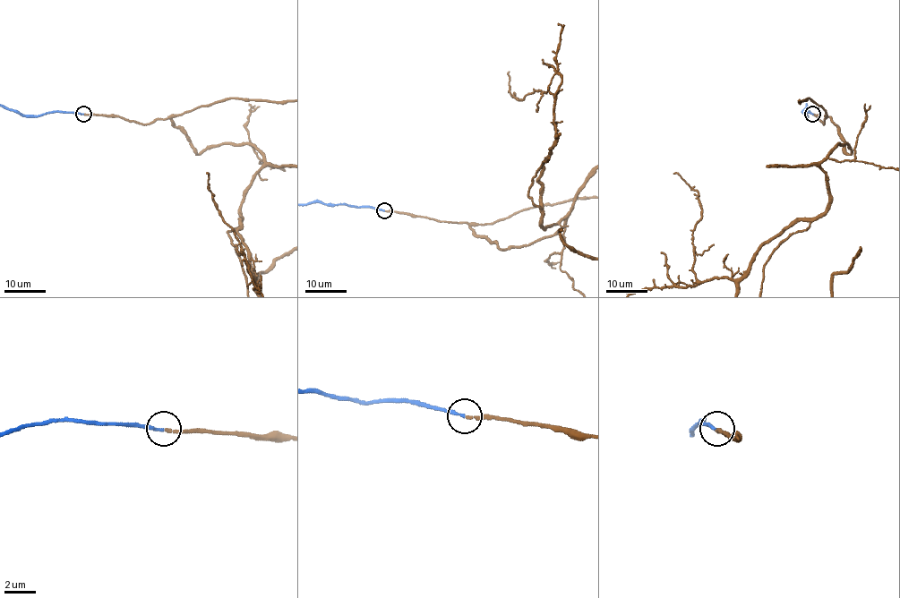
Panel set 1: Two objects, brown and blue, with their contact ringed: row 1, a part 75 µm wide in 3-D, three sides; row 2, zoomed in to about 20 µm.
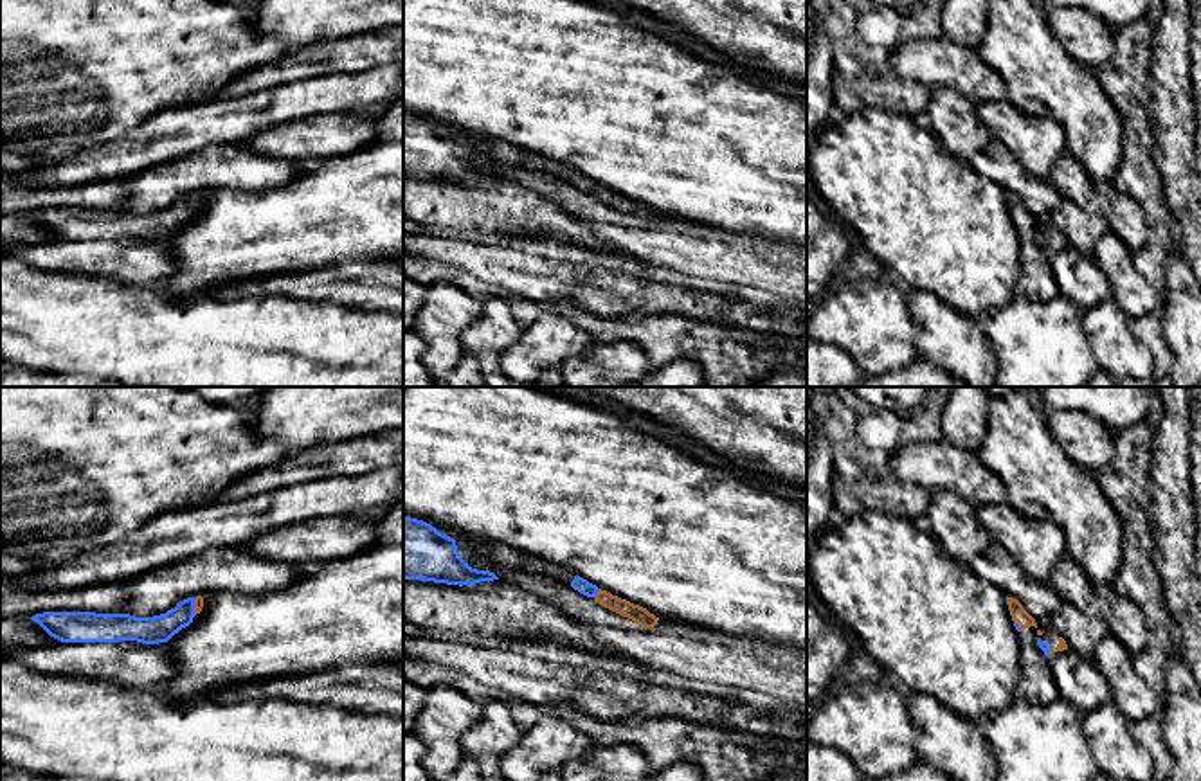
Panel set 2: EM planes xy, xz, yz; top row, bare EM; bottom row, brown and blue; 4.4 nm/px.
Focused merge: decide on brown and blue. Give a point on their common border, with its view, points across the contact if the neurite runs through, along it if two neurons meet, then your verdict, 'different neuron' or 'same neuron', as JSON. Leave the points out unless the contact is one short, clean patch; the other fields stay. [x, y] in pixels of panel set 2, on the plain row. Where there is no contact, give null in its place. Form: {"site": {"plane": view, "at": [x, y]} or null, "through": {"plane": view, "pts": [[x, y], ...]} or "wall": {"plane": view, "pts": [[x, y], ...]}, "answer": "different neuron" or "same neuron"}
{"site": {"plane": "xz", "at": [596, 191]}, "through": {"plane": "xz", "pts": [[638, 211], [596, 191], [578, 180]]}, "answer": "same neuron"}

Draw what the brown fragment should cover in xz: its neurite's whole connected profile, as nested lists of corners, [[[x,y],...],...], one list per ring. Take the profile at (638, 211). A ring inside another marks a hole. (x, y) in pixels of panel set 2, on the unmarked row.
[[[574,173],[574,176],[571,178],[571,184],[587,194],[592,194],[601,203],[623,214],[628,214],[645,225],[654,225],[659,218],[659,214],[650,211],[646,205],[634,202],[627,196],[621,196],[618,193],[612,193],[610,189],[598,185],[596,182],[589,180],[580,173]]]

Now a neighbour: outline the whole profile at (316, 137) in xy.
[[[375,110],[310,115],[250,137],[241,148],[284,160],[324,160],[366,148],[376,137]]]

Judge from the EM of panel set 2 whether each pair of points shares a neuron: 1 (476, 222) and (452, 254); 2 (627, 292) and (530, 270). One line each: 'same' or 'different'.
1: different
2: same

